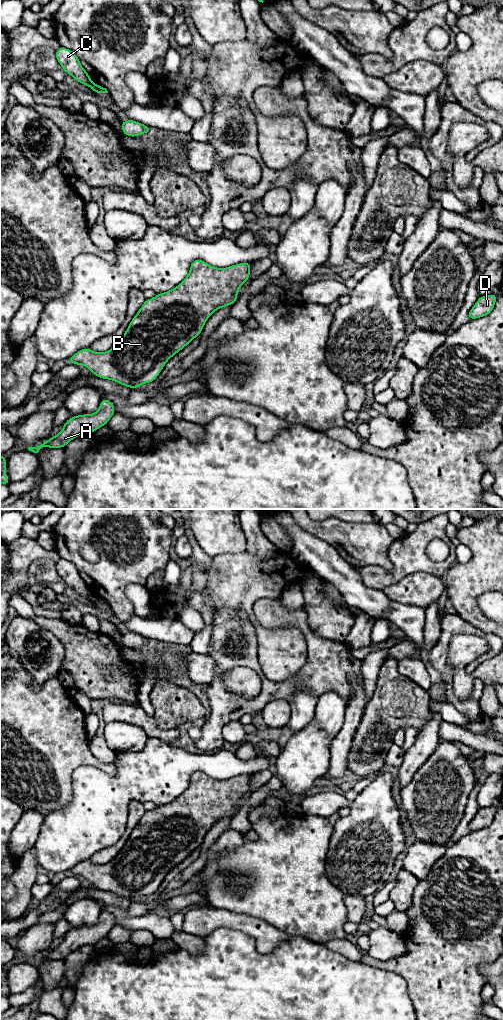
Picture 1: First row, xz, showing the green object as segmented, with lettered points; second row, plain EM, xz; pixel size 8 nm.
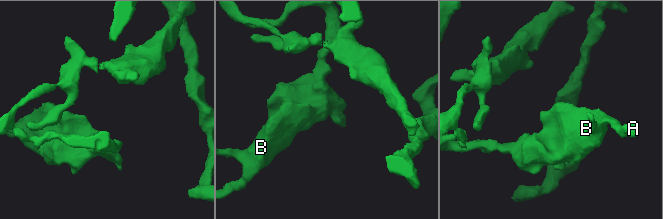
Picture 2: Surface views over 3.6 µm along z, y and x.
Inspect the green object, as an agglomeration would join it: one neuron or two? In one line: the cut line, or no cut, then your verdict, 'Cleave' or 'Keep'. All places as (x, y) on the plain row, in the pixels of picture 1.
Split along xz (93, 595), (90, 599). Cleave

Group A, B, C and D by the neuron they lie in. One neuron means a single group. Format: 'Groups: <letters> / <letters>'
Groups: A B / C D

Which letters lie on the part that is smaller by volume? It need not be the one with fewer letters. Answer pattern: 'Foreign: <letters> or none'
Foreign: A, B

